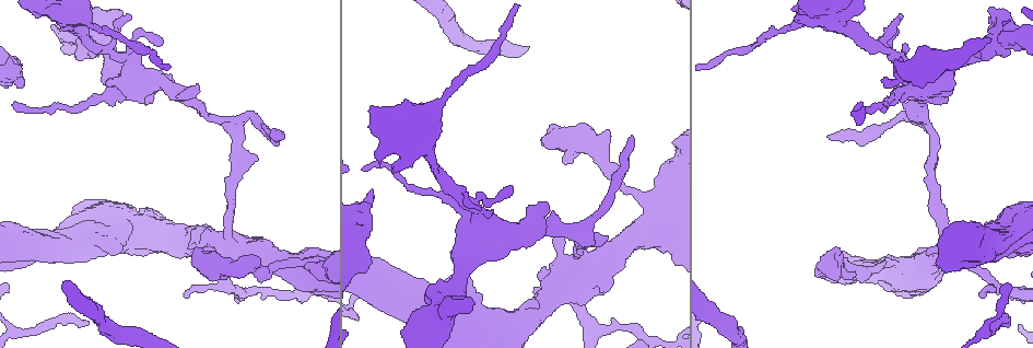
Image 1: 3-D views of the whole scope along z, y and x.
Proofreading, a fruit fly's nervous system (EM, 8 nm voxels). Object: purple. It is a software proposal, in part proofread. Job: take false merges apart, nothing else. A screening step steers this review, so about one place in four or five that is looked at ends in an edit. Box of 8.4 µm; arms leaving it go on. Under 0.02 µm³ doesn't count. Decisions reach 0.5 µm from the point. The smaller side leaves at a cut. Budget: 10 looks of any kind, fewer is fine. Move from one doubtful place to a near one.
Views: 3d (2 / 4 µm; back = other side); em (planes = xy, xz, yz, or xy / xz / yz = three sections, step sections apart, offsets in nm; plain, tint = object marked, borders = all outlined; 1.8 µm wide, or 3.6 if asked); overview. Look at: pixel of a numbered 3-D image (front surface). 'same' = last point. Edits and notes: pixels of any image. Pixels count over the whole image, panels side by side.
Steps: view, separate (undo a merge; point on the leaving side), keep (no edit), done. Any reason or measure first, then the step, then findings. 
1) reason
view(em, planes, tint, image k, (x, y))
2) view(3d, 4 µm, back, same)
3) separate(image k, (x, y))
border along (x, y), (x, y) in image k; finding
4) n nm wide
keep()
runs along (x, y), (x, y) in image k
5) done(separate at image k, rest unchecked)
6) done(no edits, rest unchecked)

sudden change in width
view(3d, 4 µm, image 1, (361, 208))

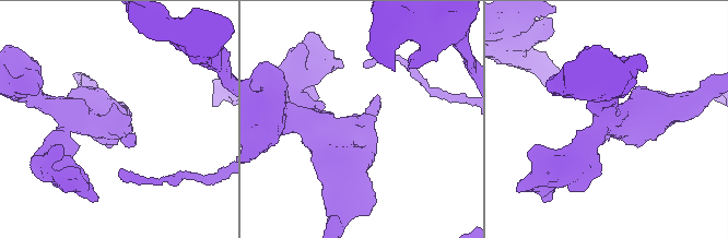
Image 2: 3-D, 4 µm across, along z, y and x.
view(em, yz, step 16, tint, image 2, (113, 126))

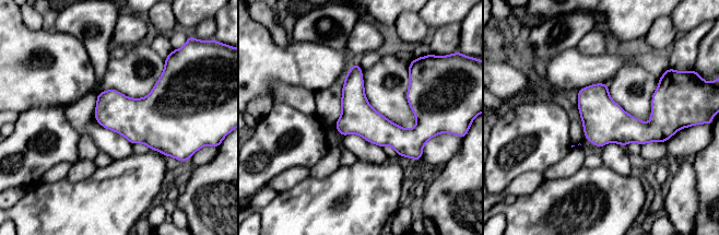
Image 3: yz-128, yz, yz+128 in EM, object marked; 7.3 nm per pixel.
another direction
view(em, planes, tint, same)

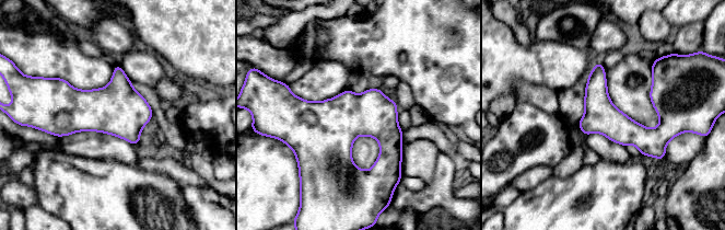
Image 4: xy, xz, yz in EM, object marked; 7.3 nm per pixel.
keep()
all the same neuron

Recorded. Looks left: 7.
thick turns thin
view(3d, 4 µm, image 1, (419, 145))

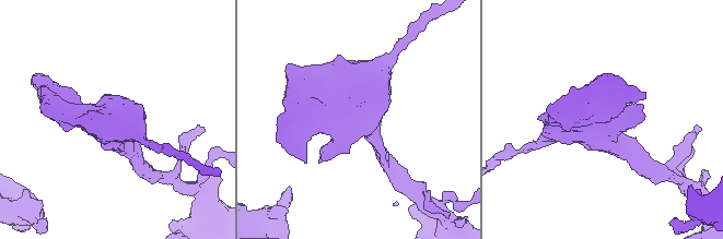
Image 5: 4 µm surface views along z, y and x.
view(em, 3.6 µm, planes, tint, image 5, (359, 119))

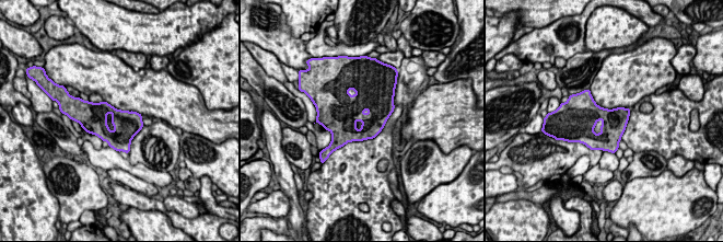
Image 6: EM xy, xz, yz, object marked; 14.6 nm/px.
keep()
one neuron here

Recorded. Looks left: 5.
calibre changes
view(em, 3.6 µm, xz, step 4, tint, image 1, (897, 269))

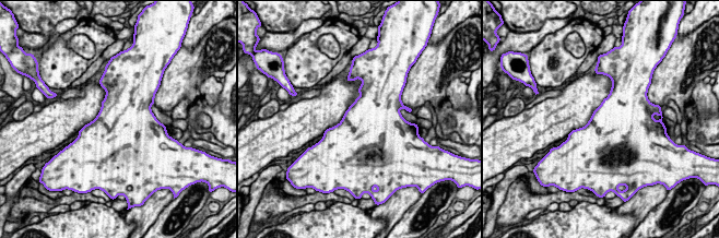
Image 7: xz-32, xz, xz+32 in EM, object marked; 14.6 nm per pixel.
view(em, 3.6 µm, planes, tint, same)

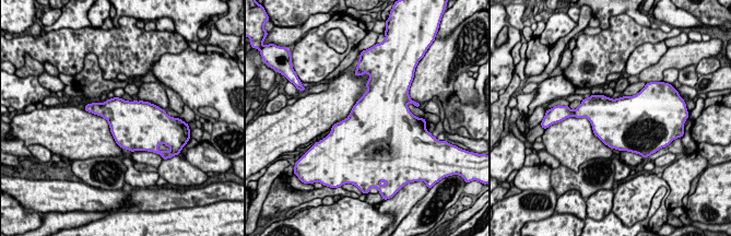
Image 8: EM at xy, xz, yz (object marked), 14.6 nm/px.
650 nm wide
keep()
one neuron here

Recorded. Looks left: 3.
sudden change in width
view(3d, 4 µm, back, image 1, (224, 250))

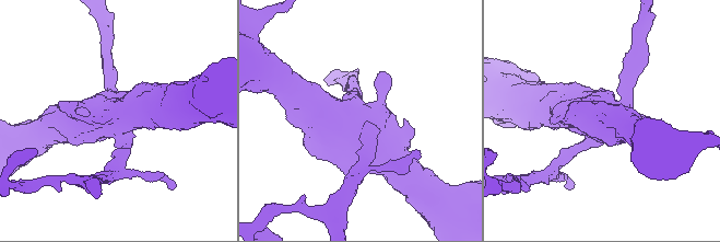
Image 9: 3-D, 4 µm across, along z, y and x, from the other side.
view(em, xy, step 8, tint, image 9, (364, 127))

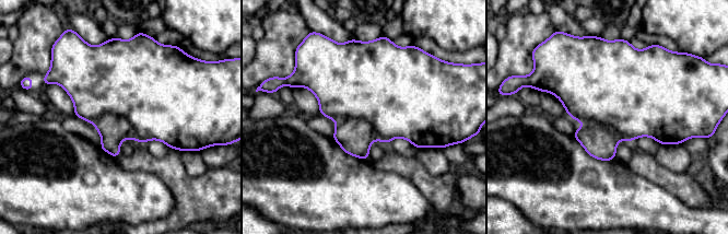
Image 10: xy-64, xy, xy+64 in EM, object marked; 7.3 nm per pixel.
another direction
view(em, planes, tint, same)

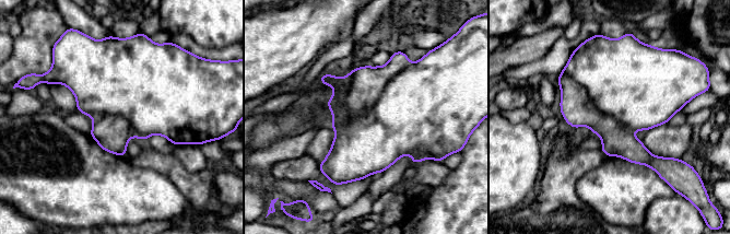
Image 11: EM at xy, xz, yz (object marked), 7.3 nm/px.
650 nm wide
separate(image 11, (366, 83))
the part that leaves runs along (562, 75), (621, 142), (658, 160) in image 11; two neurons meet here

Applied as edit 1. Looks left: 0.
done(separate at image 11, rest unchecked)

